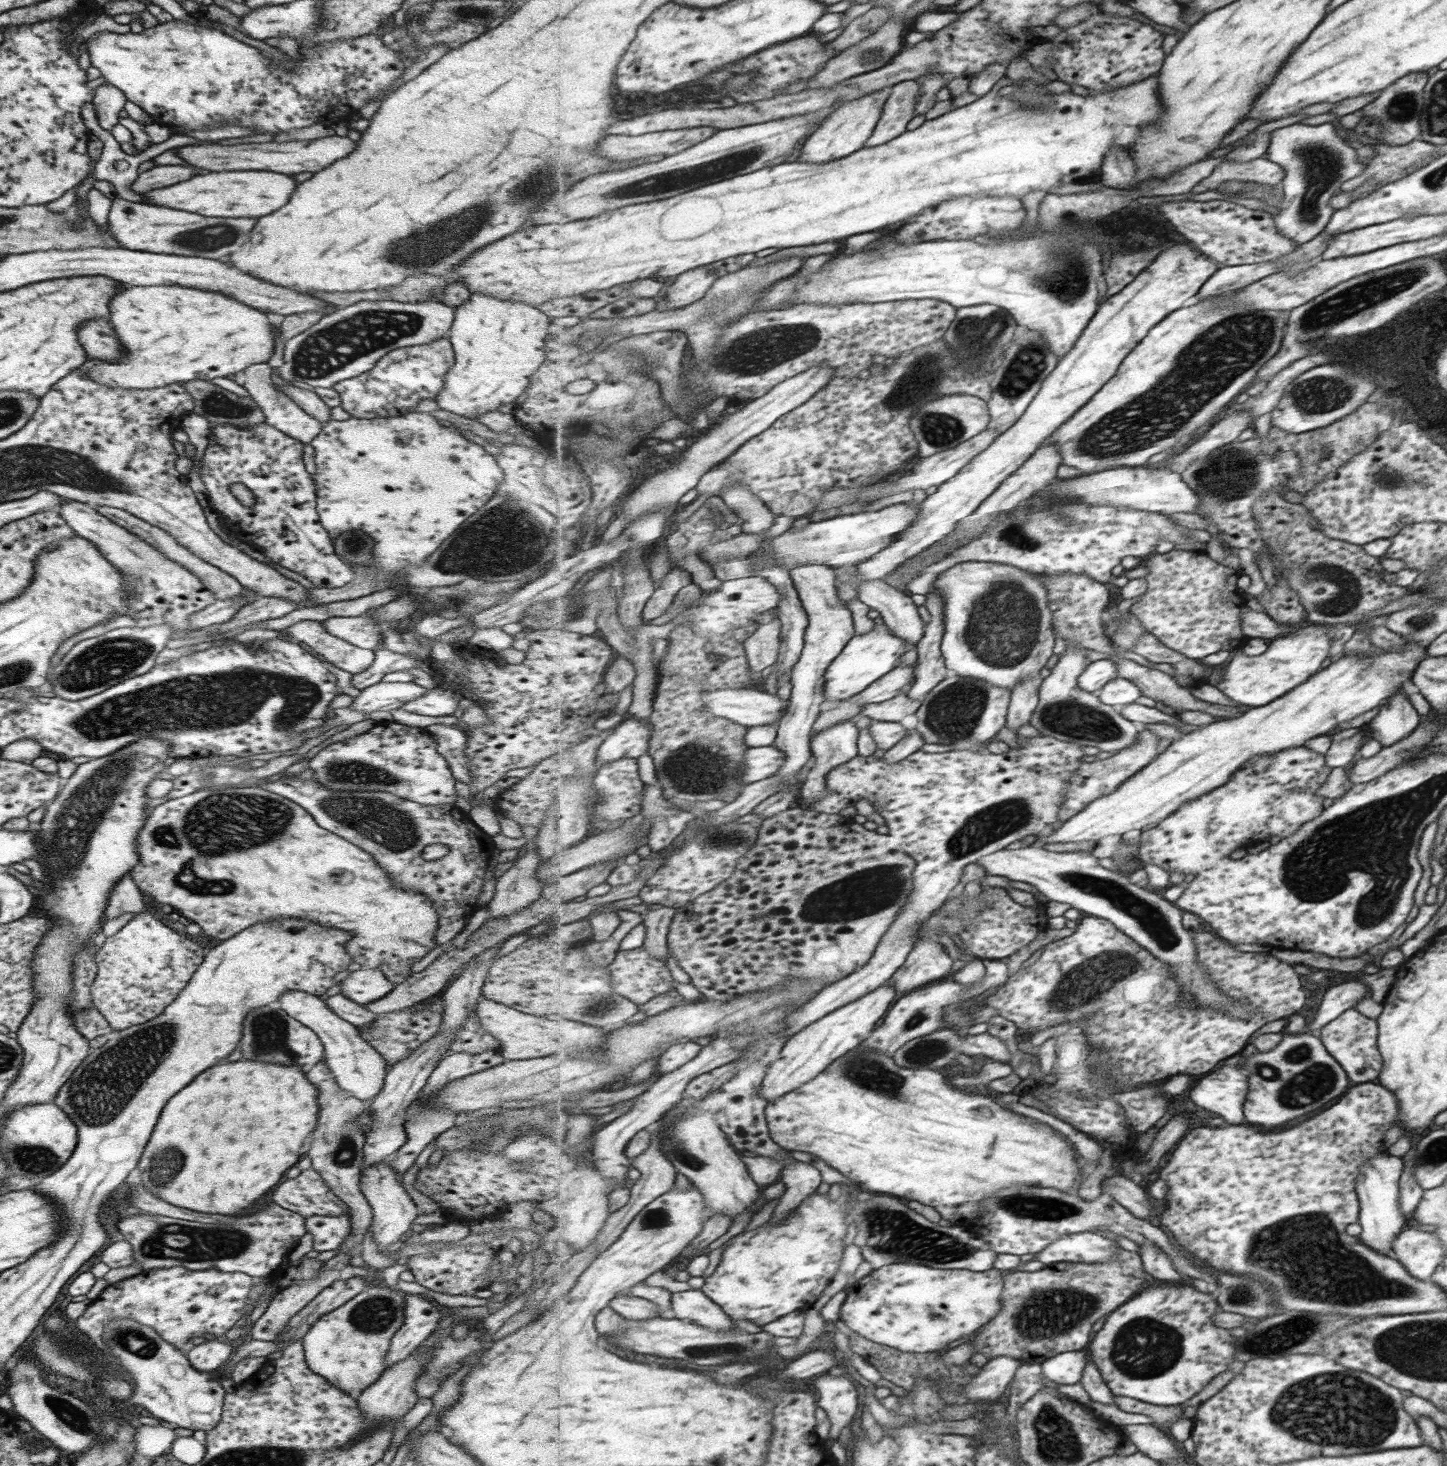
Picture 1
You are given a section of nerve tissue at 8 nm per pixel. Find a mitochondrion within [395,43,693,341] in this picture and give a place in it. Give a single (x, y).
(529, 190)

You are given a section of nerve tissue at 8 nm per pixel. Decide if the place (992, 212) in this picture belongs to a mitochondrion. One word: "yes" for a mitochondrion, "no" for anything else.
no

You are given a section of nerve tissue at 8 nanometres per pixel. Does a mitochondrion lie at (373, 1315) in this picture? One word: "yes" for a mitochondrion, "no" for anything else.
yes

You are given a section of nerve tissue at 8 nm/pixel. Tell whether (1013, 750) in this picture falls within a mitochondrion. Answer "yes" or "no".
no

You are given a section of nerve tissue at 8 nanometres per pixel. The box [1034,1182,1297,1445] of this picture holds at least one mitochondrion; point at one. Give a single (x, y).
(1144, 1348)

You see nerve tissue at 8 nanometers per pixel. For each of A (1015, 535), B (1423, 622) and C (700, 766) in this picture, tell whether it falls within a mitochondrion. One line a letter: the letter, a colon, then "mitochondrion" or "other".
A: mitochondrion
B: mitochondrion
C: mitochondrion

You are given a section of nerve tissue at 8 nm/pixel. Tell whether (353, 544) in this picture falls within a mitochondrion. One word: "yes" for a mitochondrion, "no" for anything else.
yes

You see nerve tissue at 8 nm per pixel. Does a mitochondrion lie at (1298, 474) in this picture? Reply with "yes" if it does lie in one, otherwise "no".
no

